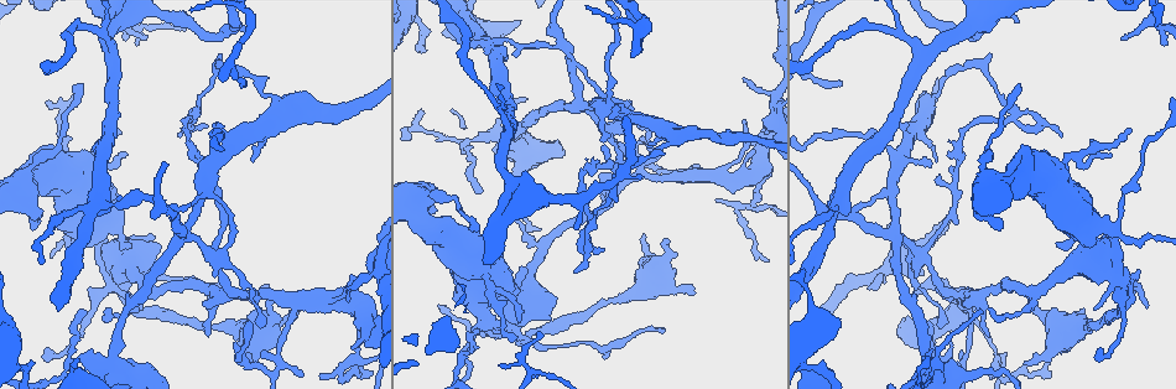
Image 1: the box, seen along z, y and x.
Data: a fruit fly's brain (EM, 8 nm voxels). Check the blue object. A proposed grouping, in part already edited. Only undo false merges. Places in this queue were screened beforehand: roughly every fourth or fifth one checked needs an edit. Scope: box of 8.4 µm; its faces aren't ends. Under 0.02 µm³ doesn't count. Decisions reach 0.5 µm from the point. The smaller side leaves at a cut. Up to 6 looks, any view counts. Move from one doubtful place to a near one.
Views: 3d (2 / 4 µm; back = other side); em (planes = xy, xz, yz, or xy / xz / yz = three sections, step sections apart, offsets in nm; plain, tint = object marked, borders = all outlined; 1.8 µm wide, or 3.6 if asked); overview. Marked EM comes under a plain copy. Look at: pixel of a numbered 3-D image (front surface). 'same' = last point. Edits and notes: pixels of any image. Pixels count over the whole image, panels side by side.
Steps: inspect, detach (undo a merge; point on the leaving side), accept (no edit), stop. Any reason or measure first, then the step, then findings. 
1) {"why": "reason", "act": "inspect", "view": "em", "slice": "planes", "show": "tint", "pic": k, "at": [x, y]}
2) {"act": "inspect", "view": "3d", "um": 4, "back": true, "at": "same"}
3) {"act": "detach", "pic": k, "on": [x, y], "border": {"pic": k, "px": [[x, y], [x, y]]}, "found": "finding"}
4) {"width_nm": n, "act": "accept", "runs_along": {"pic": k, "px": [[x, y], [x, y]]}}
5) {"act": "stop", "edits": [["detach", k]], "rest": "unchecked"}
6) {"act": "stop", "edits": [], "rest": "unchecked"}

{"why": "sudden change in width", "act": "inspect", "view": "3d", "um": 2, "pic": 1, "at": [105, 28]}

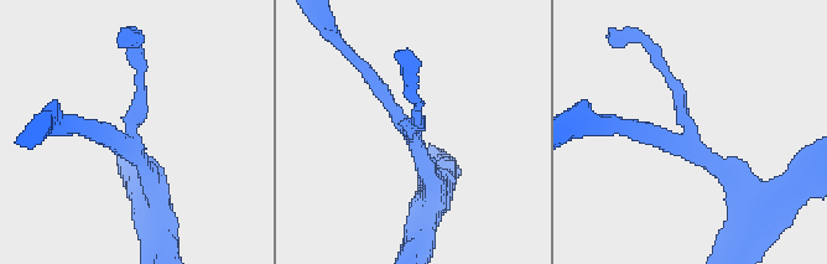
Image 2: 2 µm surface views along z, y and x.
{"arms": 3, "act": "inspect", "view": "em", "slice": "planes", "show": "tint", "pic": 2, "at": [692, 135]}

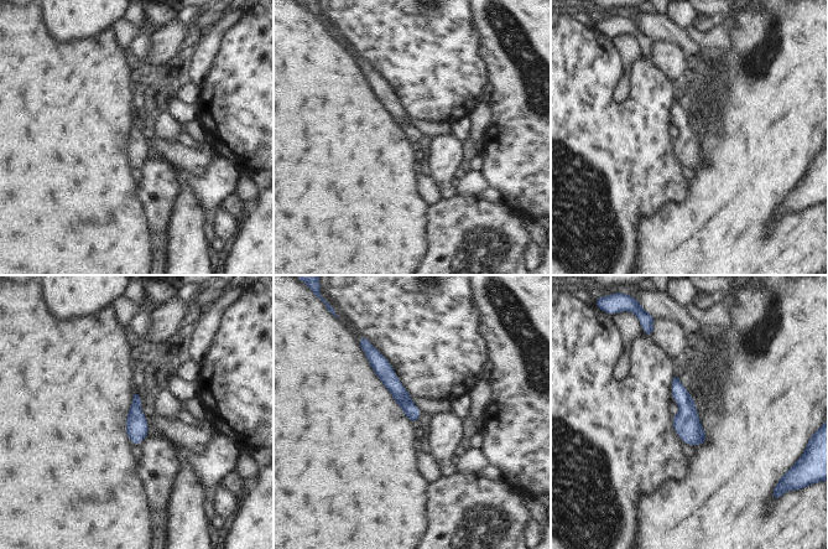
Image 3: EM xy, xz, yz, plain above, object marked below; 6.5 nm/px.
{"act": "accept", "runs_along": {"pic": 3, "px": [[370, 353], [412, 412], [414, 419]]}, "found": "continuous, no second neuron"}

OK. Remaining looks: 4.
{"why": "sharp bend", "act": "inspect", "view": "3d", "um": 2, "pic": 1, "at": [504, 53]}

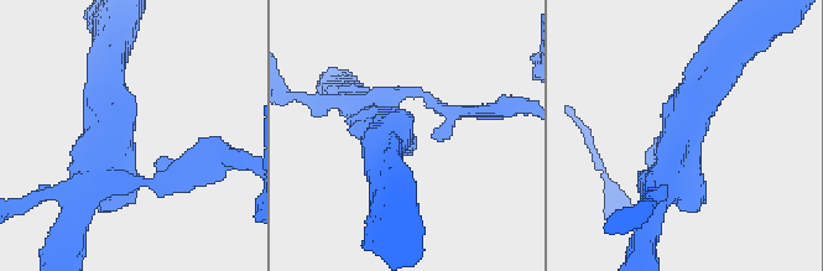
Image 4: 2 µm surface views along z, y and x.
{"arms": 4, "why": "now the EM", "act": "inspect", "view": "em", "slice": "planes", "show": "tint", "pic": 4, "at": [402, 135]}

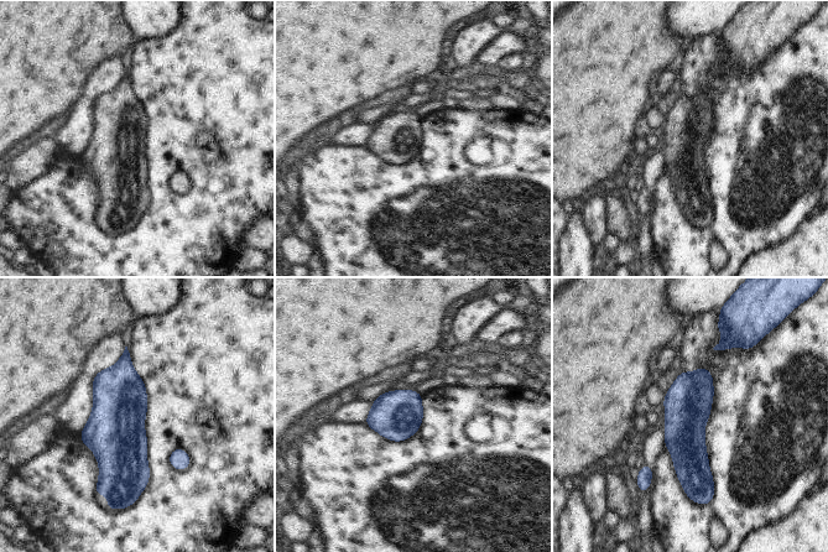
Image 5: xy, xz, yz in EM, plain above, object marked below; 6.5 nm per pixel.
{"width_nm": 300, "act": "accept", "runs_along": {"pic": 5, "px": [[702, 370], [692, 392], [697, 490]]}, "found": "all the same neuron"}

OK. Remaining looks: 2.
{"why": "abrupt turn", "act": "inspect", "view": "3d", "um": 4, "pic": 1, "at": [239, 291]}

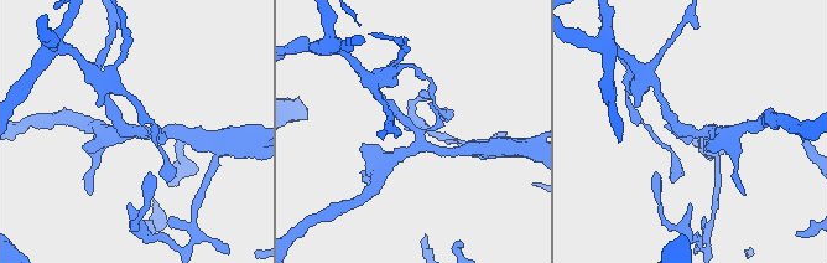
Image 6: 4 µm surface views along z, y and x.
{"why": "now the EM", "act": "inspect", "view": "em", "slice": "planes", "show": "borders", "pic": 6, "at": [709, 132]}

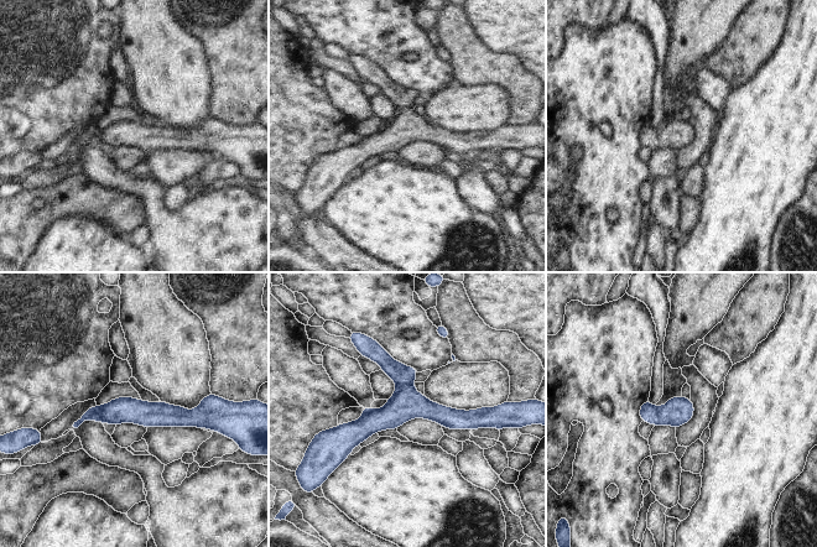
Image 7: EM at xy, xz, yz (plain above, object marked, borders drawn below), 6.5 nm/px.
{"act": "accept", "found": "one neuron here"}

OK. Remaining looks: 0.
{"act": "stop", "edits": [], "rest": "unchecked"}

